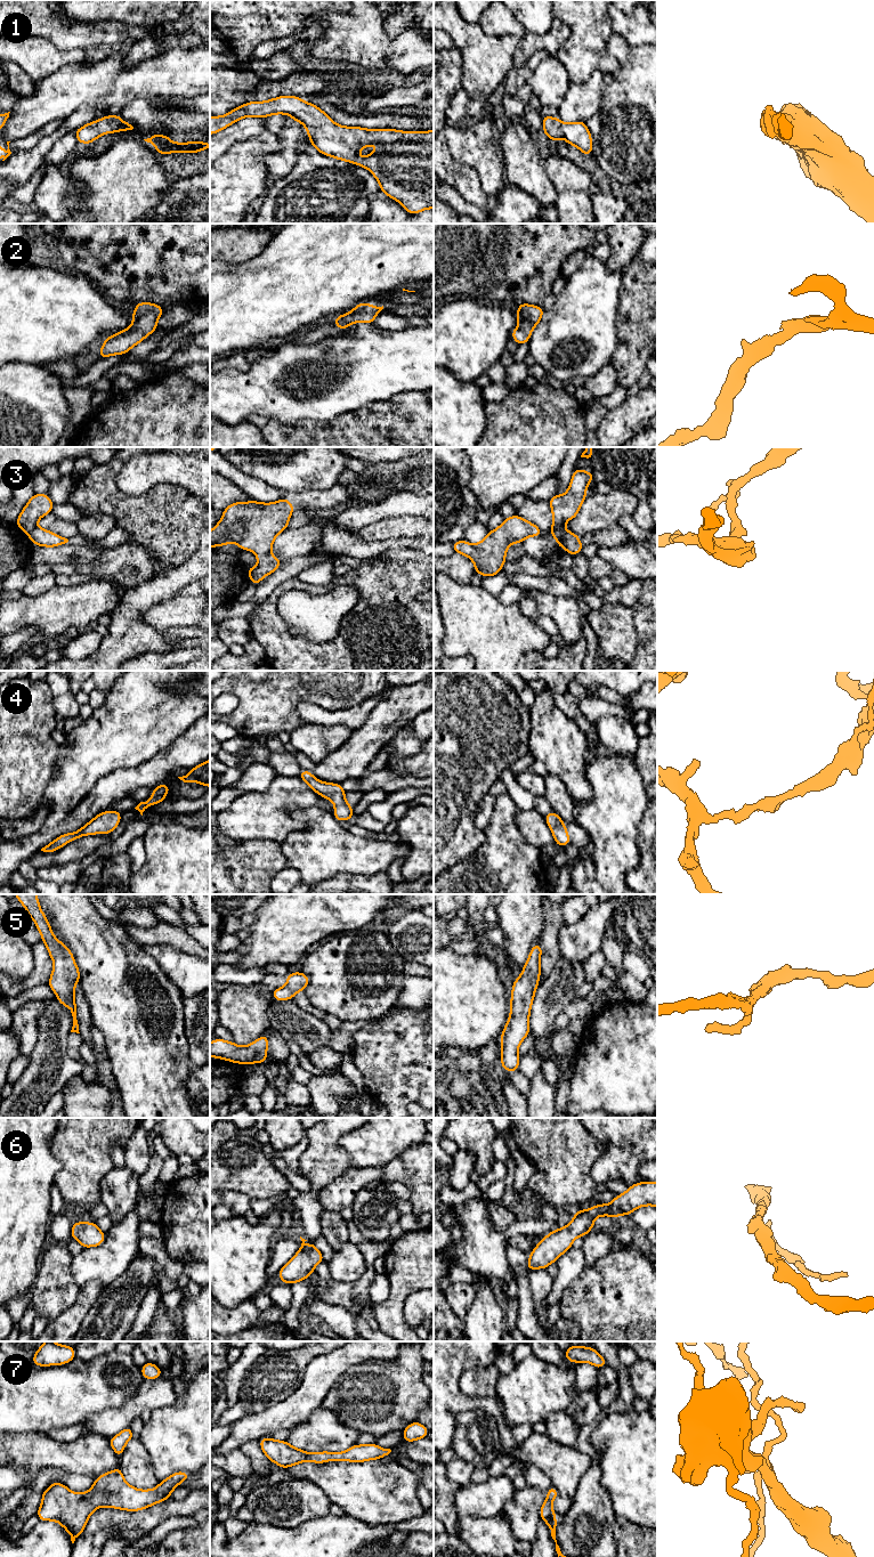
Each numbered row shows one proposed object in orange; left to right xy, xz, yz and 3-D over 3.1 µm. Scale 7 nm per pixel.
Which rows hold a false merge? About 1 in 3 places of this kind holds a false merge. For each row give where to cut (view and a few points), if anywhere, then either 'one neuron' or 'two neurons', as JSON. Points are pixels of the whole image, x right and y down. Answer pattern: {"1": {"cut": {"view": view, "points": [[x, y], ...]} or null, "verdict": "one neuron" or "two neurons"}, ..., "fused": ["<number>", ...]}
{"1": {"cut": null, "verdict": "one neuron"}, "2": {"cut": null, "verdict": "one neuron"}, "3": {"cut": {"view": "yz", "points": [[551, 528], [563, 529]]}, "verdict": "two neurons"}, "4": {"cut": null, "verdict": "one neuron"}, "5": {"cut": null, "verdict": "one neuron"}, "6": {"cut": null, "verdict": "one neuron"}, "7": {"cut": null, "verdict": "one neuron"}, "fused": ["3"]}

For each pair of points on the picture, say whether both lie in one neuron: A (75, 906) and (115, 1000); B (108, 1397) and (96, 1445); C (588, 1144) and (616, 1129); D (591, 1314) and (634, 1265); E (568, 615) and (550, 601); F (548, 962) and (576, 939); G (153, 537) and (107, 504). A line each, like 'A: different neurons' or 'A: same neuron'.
A: same neuron
B: different neurons
C: different neurons
D: same neuron
E: same neuron
F: different neurons
G: same neuron

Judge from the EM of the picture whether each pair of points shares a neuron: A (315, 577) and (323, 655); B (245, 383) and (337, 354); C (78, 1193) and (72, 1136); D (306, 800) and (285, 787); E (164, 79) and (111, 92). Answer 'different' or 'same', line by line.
A: different
B: same
C: same
D: same
E: same

